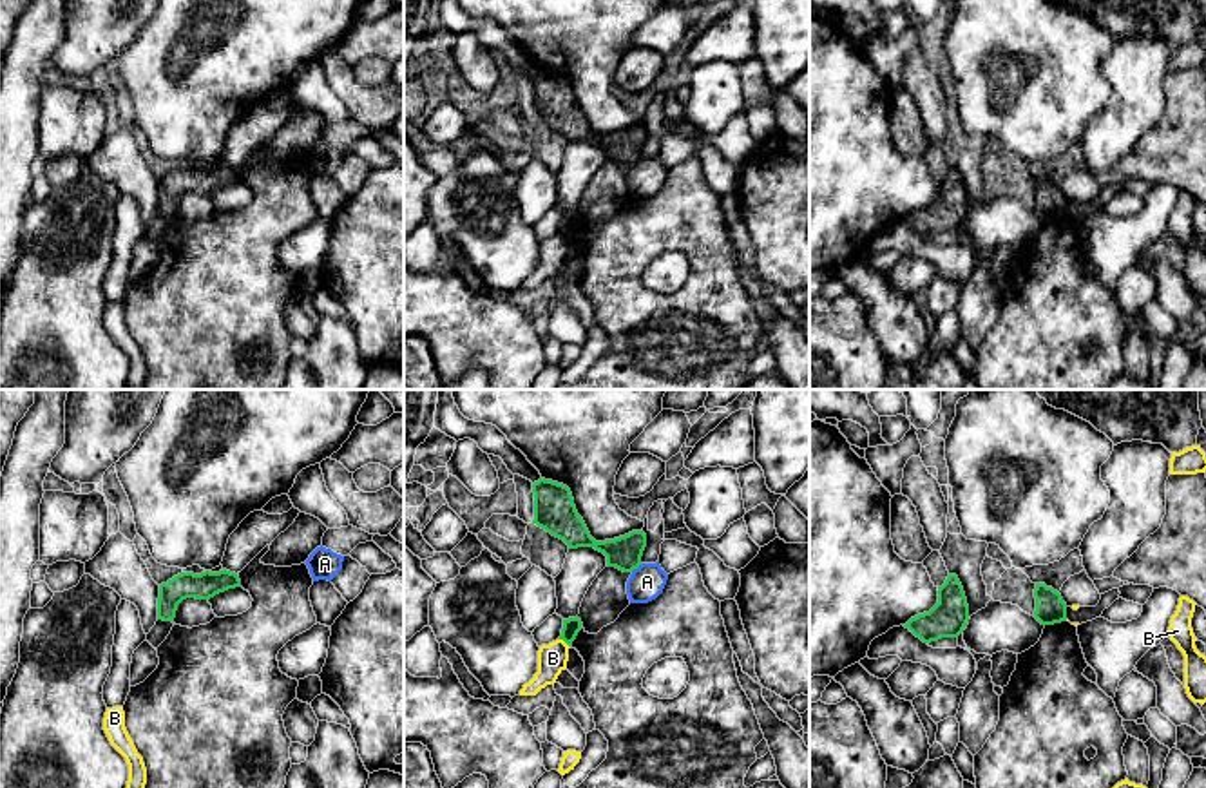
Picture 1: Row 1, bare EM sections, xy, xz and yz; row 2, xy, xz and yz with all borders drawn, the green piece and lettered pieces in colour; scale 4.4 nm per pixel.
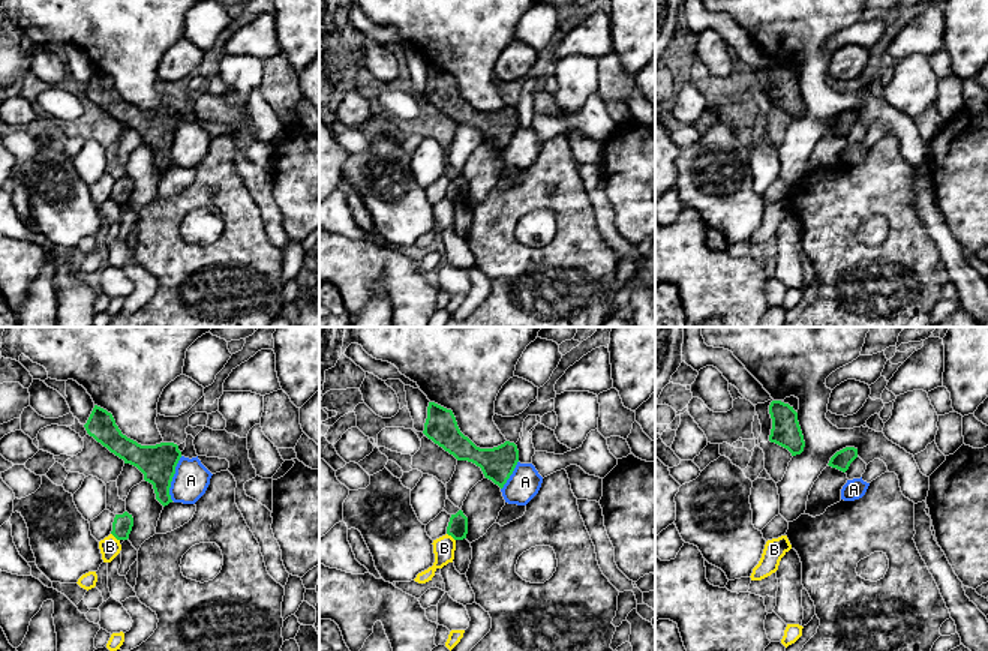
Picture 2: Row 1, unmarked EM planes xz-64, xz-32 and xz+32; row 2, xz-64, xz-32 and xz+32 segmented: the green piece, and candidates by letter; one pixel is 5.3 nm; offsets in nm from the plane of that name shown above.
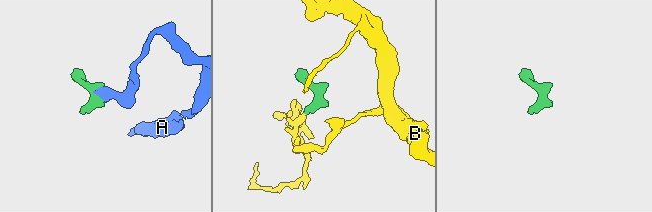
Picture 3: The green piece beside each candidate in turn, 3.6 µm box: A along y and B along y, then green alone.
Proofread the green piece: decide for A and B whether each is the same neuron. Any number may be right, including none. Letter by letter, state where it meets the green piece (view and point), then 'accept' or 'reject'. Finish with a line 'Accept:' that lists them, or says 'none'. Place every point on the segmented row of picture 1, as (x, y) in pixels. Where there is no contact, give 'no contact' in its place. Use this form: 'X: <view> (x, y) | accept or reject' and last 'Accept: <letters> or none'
A: xz (636, 567) | reject
B: xz (565, 642) | reject
Accept: none

